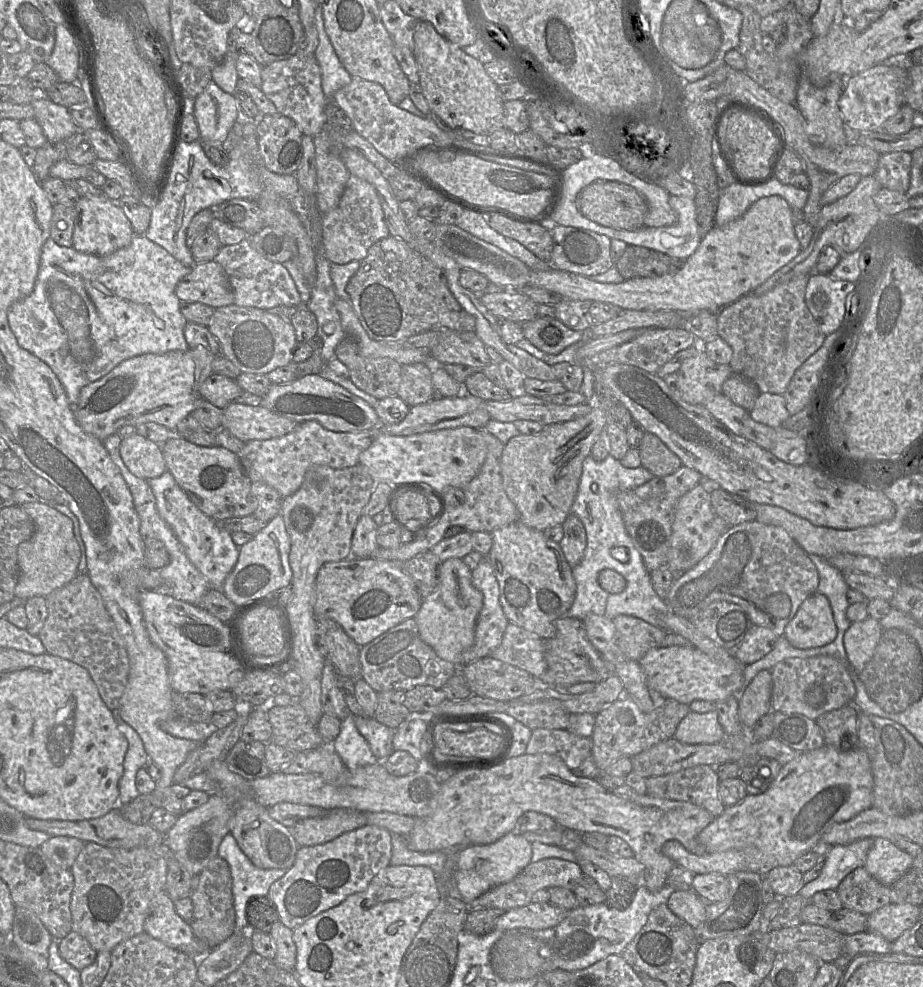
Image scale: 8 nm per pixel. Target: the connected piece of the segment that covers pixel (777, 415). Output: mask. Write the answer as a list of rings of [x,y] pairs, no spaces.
[[[760,393],[749,416],[772,428],[781,427],[790,417],[783,395]]]

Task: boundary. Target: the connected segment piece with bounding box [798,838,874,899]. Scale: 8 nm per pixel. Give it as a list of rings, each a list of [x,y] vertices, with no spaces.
[[[864,838],[849,844],[823,847],[824,866],[820,875],[804,884],[798,894],[811,899],[821,890],[837,889],[841,881],[854,869],[865,865],[874,838]]]

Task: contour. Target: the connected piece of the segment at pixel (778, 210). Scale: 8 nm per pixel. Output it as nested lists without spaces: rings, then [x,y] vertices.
[[[778,195],[767,196],[755,201],[737,219],[723,226],[714,226],[702,237],[694,253],[685,259],[682,266],[675,272],[658,277],[625,279],[621,283],[600,283],[589,277],[558,269],[547,271],[530,269],[530,285],[557,293],[562,299],[609,302],[623,310],[676,311],[678,313],[718,312],[749,294],[799,254],[801,247],[794,232],[794,225],[794,211],[789,203]]]

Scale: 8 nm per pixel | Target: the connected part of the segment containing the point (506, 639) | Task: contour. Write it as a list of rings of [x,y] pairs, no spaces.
[[[509,622],[499,647],[489,655],[539,679],[547,669],[545,640]]]

